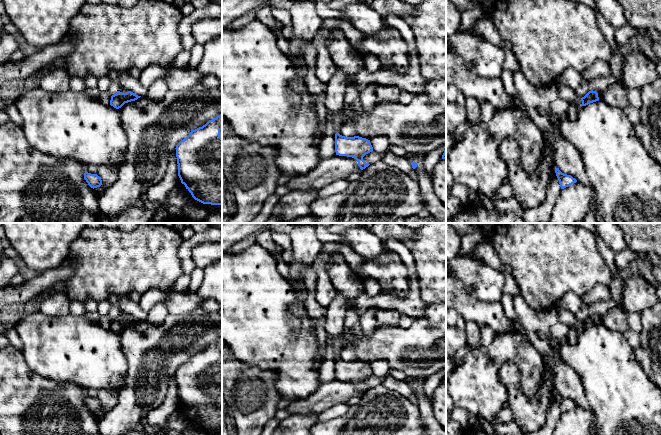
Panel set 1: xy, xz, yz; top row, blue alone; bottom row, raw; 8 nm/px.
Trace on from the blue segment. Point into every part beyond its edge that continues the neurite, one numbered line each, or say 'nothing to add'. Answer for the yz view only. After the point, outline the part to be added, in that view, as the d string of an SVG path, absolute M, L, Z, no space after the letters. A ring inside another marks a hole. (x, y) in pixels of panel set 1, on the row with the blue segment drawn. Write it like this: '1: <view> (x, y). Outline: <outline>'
nothing to add

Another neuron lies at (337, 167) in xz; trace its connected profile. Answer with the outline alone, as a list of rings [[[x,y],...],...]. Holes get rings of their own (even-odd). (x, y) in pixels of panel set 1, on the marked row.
[[[335,155],[320,162],[309,173],[292,177],[286,185],[290,191],[319,190],[336,180],[345,179],[353,172],[360,171],[355,158]]]

